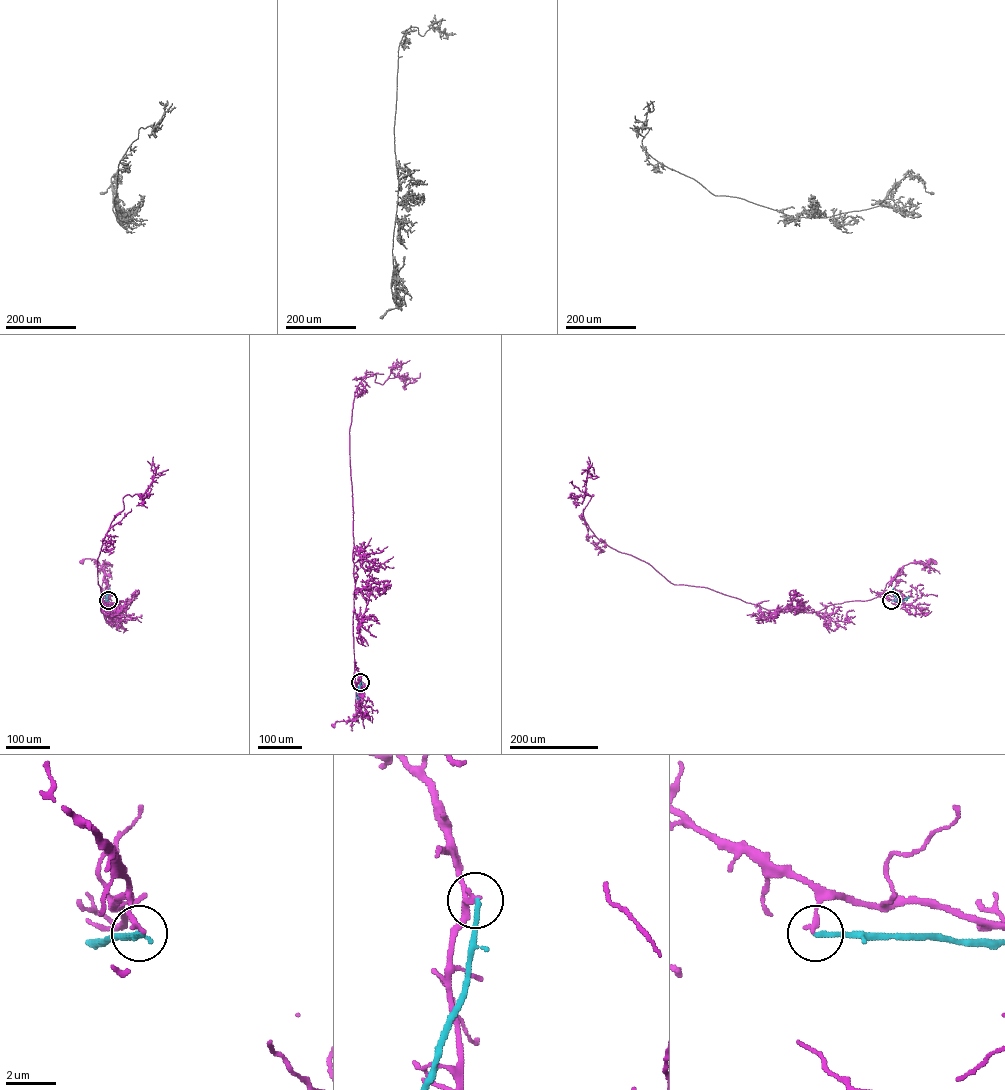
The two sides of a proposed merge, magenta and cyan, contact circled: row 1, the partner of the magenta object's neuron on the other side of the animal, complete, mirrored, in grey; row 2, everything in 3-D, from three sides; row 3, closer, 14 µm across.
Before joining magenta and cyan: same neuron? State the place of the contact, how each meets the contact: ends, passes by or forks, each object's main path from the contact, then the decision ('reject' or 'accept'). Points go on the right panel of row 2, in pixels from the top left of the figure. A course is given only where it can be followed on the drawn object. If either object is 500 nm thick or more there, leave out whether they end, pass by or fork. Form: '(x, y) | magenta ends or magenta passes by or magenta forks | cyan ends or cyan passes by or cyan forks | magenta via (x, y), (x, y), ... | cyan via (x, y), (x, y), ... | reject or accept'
(891, 600) | magenta ends | cyan ends | magenta via (891, 600), (880, 595), (903, 566), (920, 560), (928, 565), (930, 558), (934, 562) | cyan via (891, 600), (896, 600), (891, 592), (893, 588) | reject

